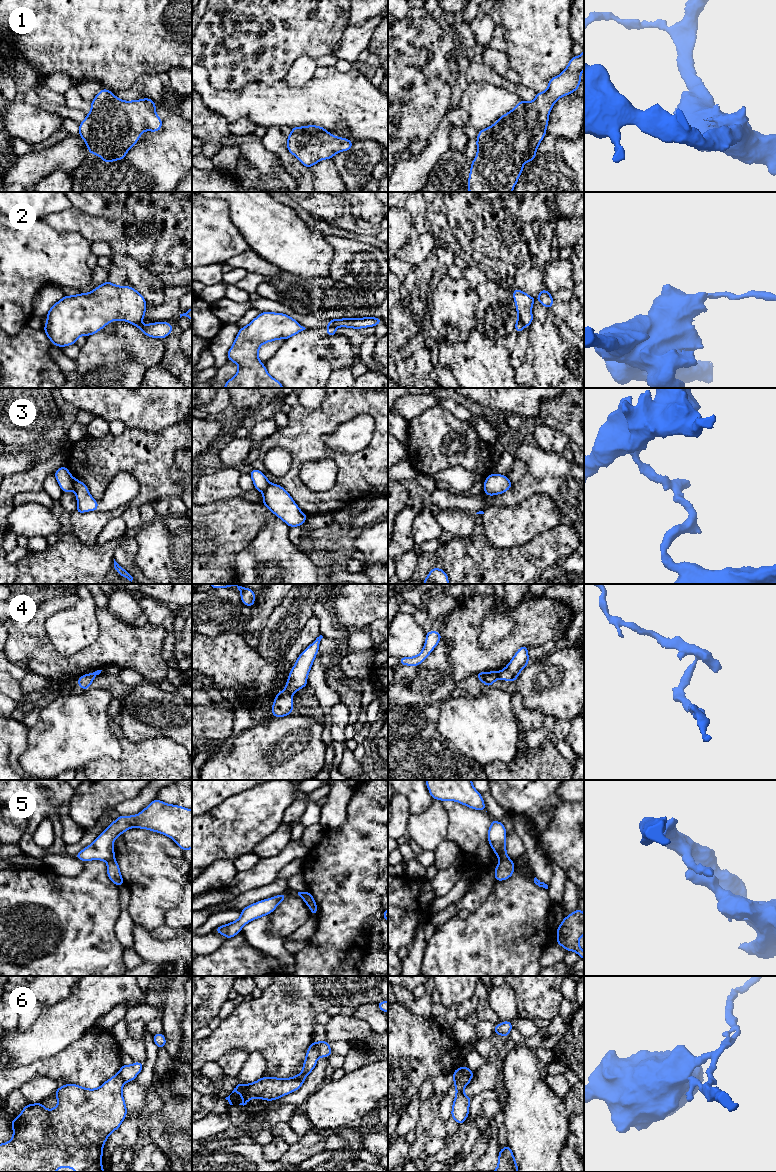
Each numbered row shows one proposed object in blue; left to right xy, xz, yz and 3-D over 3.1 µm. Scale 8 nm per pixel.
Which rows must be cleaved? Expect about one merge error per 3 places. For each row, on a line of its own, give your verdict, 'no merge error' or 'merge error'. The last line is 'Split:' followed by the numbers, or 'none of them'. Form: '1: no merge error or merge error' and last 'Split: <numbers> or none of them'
1: no merge error
2: merge error
3: merge error
4: merge error
5: merge error
6: no merge error
Split: 2, 3, 4, 5

